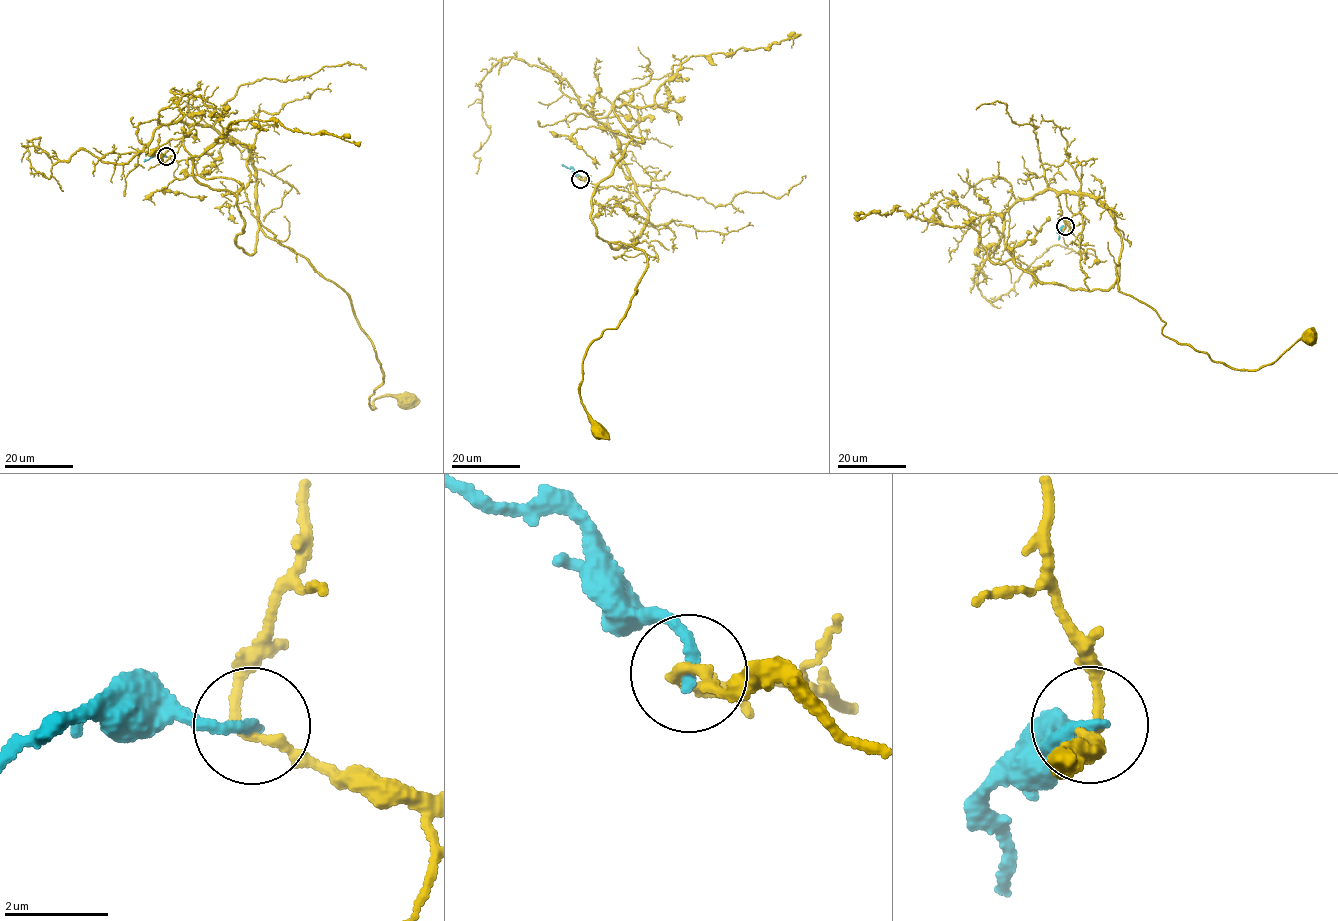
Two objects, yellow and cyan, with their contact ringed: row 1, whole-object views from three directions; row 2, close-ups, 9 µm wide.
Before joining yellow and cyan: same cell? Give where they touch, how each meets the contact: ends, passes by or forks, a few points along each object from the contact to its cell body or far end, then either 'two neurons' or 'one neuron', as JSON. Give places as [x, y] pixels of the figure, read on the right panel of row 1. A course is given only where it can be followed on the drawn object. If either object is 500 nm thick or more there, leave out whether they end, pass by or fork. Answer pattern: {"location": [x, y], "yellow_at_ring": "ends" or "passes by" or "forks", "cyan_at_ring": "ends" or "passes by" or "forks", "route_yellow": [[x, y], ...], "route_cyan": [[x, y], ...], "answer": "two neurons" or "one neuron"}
{"location": [1065, 226], "yellow_at_ring": "passes by", "cyan_at_ring": "ends", "route_yellow": [[1065, 226], [1059, 196], [1093, 196], [1122, 240], [1121, 292], [1213, 361], [1261, 368], [1307, 335]], "route_cyan": [[1064, 226], [1058, 230], [1058, 240]], "answer": "two neurons"}

